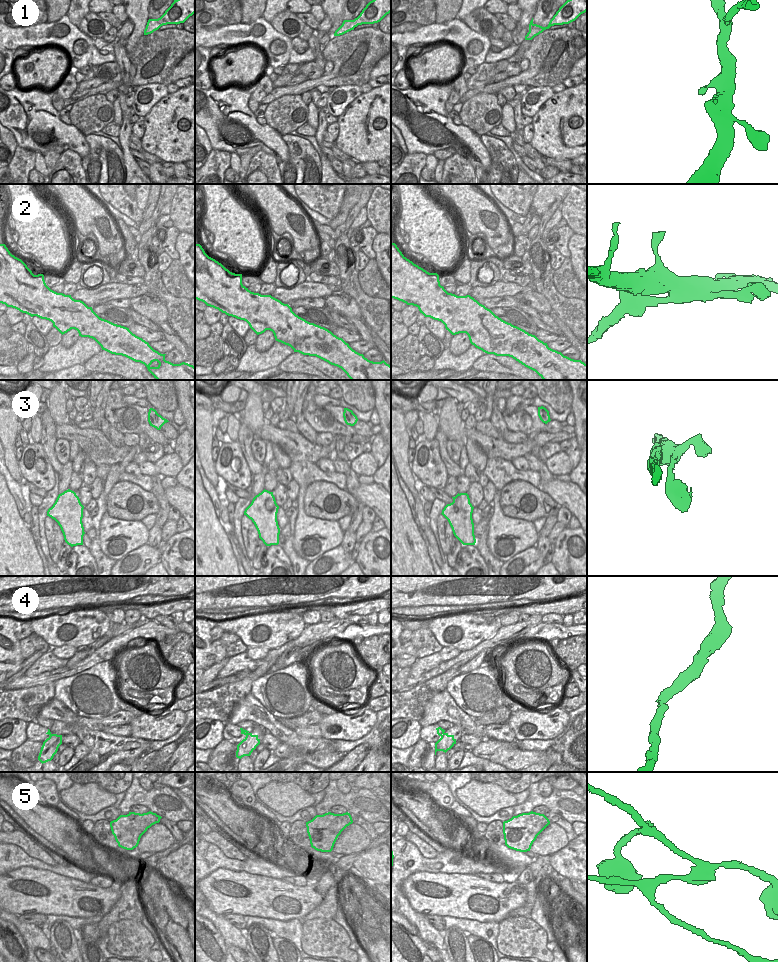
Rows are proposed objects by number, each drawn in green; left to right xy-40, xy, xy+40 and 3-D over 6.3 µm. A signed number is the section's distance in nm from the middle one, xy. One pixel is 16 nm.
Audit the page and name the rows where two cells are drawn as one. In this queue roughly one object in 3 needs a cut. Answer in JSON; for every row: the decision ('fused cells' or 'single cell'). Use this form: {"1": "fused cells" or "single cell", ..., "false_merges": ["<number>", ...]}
{"1": "single cell", "2": "fused cells", "3": "single cell", "4": "single cell", "5": "fused cells", "false_merges": ["2", "5"]}

